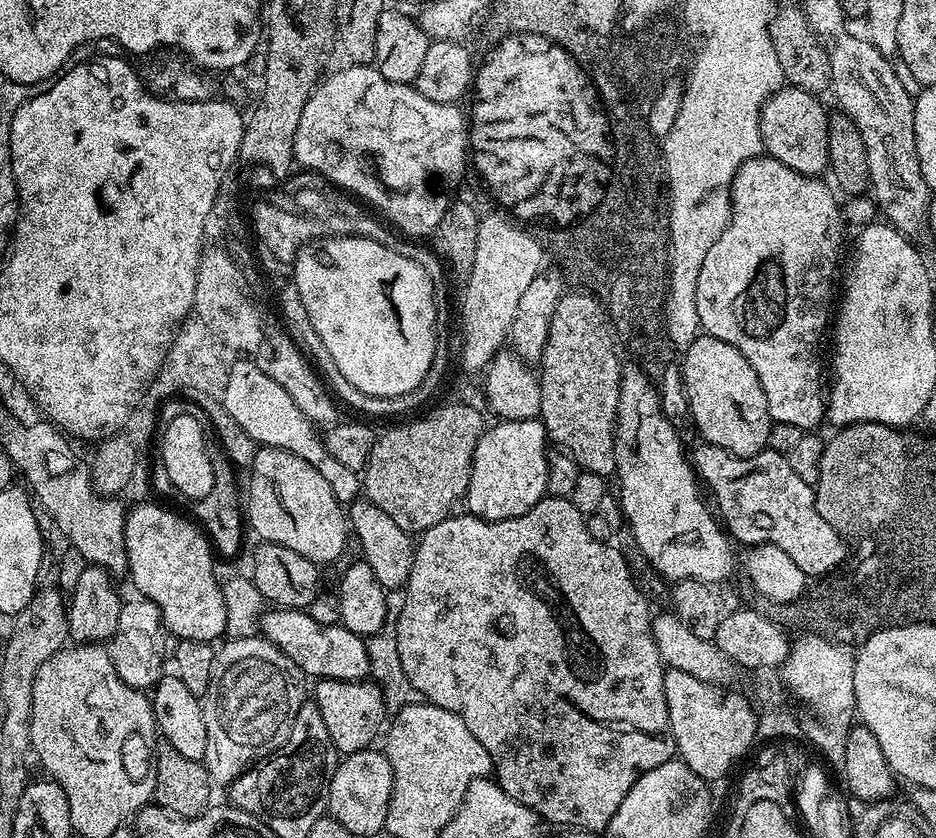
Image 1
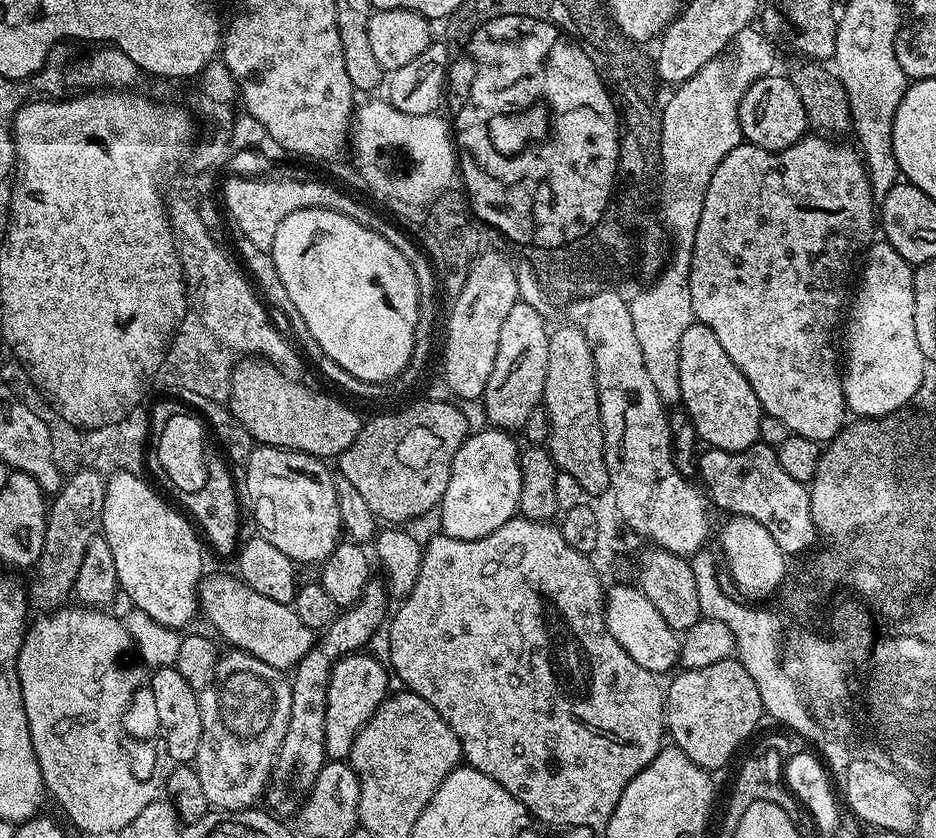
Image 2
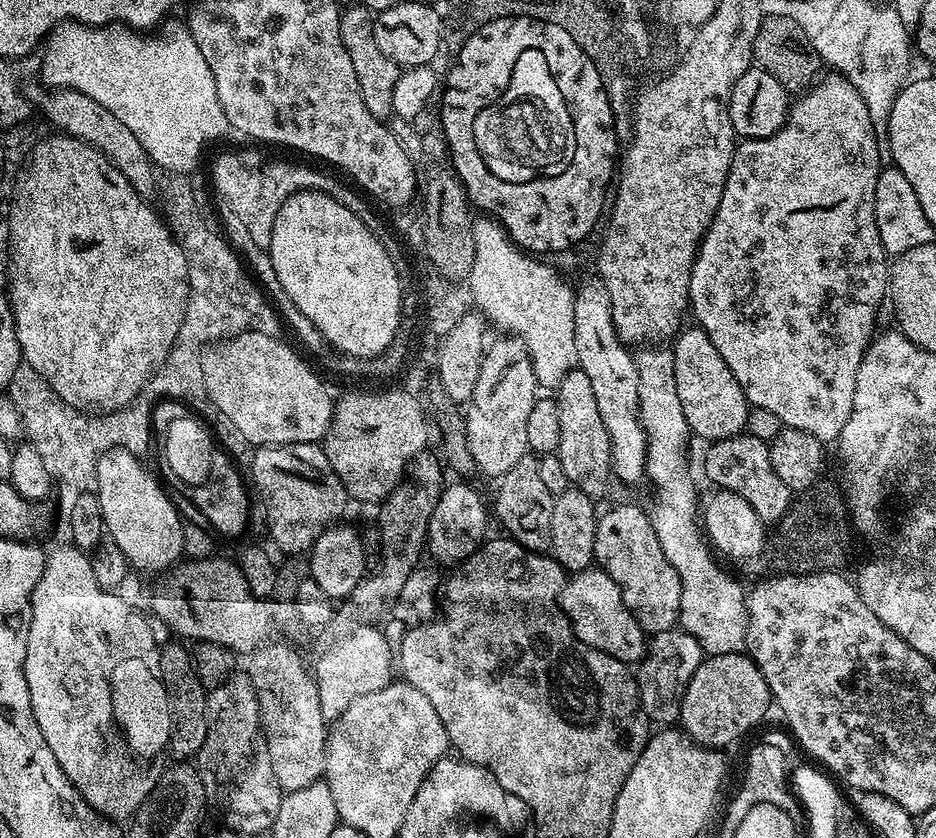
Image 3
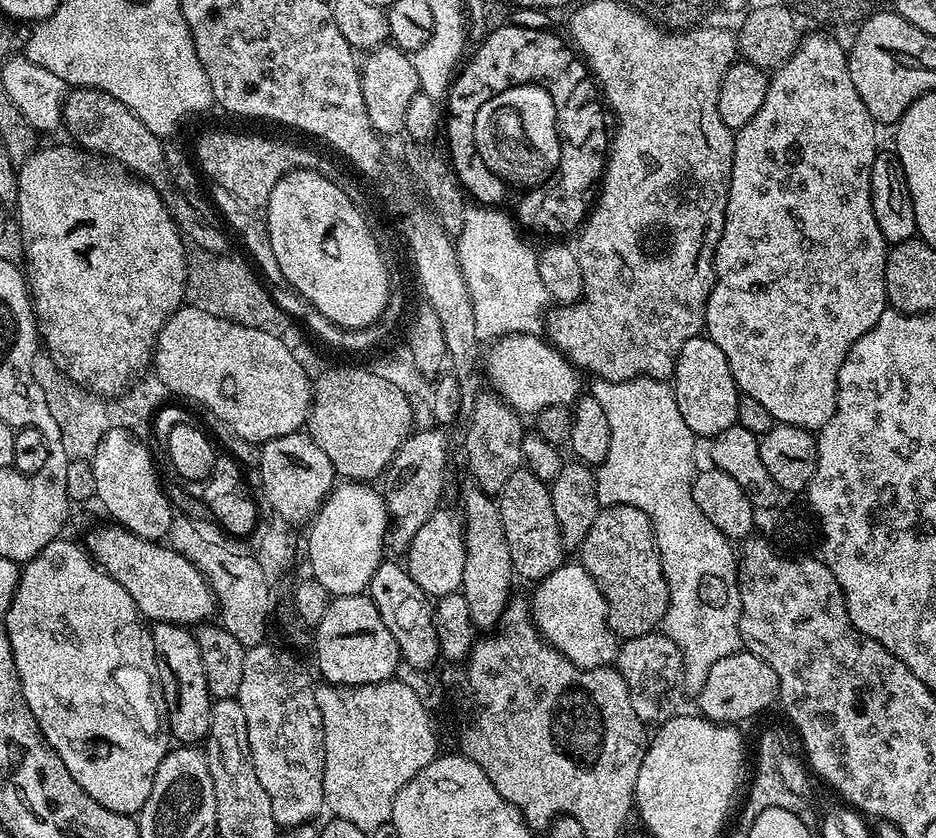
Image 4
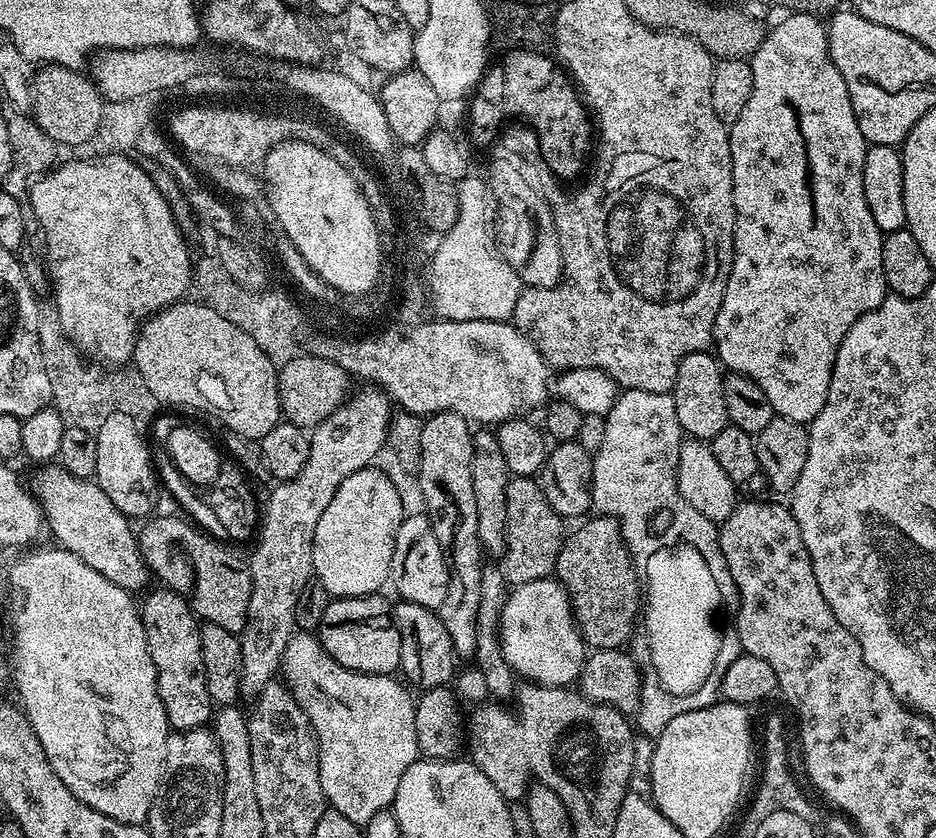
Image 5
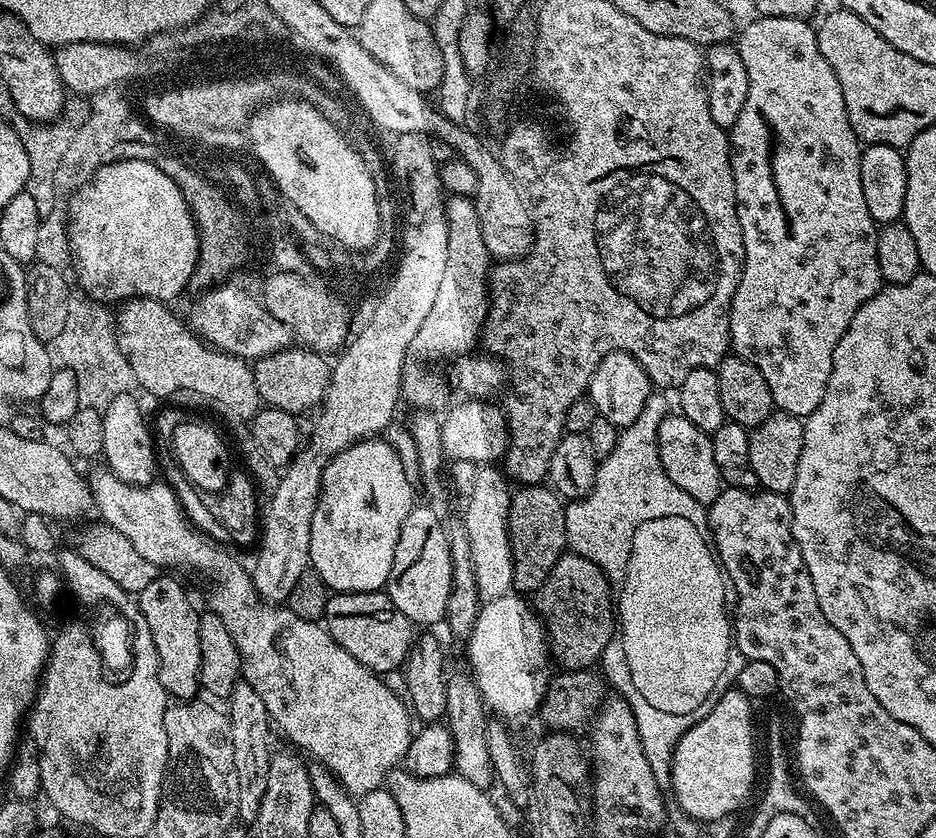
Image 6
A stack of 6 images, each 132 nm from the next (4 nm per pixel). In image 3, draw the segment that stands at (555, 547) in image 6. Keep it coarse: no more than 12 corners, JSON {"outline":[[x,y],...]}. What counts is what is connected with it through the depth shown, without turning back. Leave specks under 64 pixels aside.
{"outline":[[540,456],[499,477],[494,516],[532,552],[552,543],[552,501]]}

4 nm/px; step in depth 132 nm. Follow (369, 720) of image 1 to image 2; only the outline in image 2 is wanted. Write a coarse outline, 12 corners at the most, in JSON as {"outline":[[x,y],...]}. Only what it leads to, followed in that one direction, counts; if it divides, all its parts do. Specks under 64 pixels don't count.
{"outline":[[341,656],[326,694],[324,754],[347,761],[389,695],[389,669]]}

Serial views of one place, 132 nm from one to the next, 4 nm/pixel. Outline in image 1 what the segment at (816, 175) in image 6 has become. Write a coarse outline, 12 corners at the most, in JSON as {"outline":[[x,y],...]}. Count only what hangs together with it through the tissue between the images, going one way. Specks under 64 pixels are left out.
{"outline":[[773,156],[732,180],[703,331],[773,421],[826,420],[820,339],[846,221]]}

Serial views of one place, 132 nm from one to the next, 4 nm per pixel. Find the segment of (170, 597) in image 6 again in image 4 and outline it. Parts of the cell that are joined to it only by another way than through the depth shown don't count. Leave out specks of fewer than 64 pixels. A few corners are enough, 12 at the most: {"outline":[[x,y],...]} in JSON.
{"outline":[[153,623],[150,648],[176,683],[166,728],[199,745],[214,701],[195,631]]}

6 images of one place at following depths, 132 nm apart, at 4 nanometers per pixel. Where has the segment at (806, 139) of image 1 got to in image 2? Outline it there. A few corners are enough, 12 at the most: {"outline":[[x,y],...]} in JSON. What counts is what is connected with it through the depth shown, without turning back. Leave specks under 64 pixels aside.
{"outline":[[787,75],[744,91],[747,143],[781,152],[803,140],[808,115]]}

